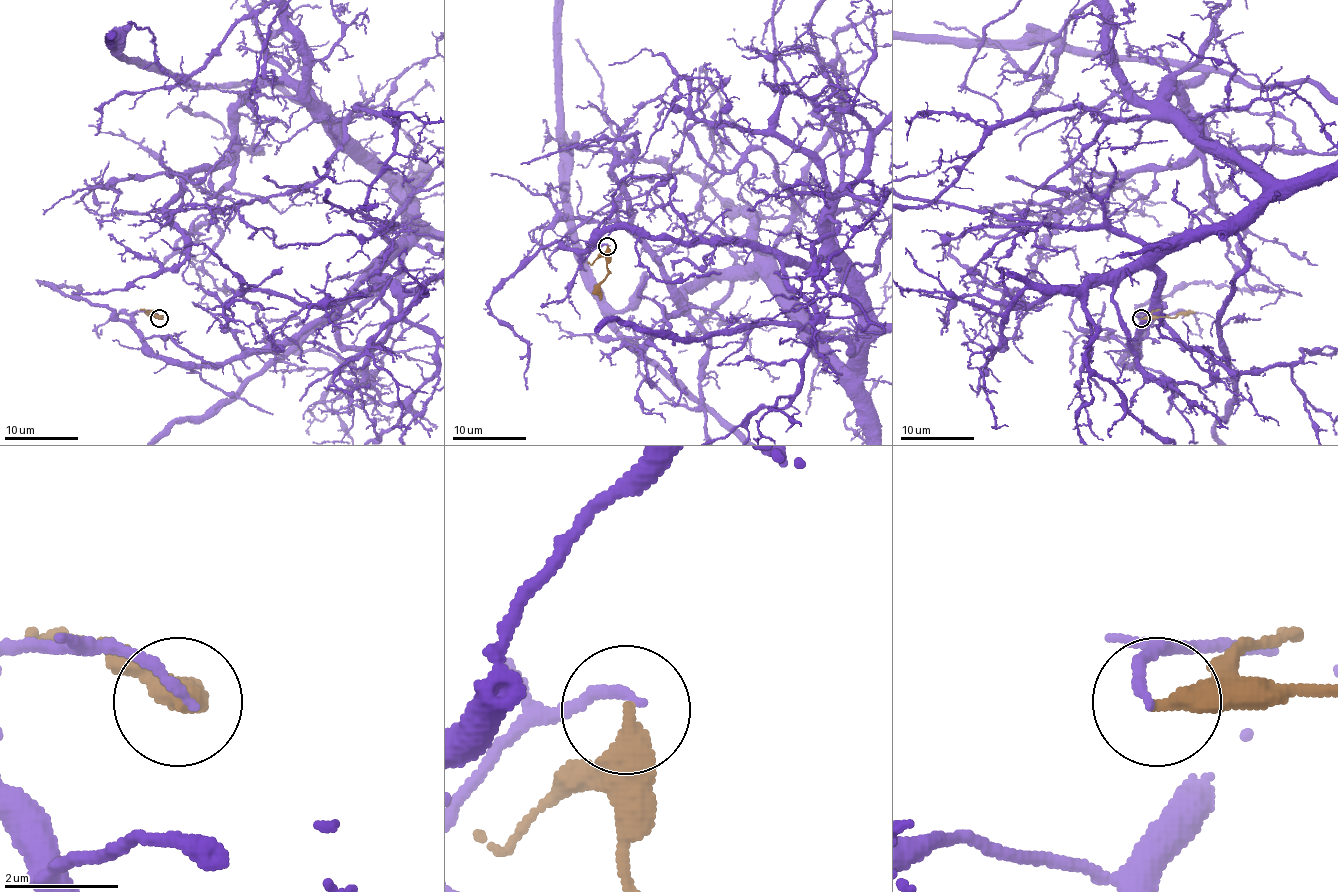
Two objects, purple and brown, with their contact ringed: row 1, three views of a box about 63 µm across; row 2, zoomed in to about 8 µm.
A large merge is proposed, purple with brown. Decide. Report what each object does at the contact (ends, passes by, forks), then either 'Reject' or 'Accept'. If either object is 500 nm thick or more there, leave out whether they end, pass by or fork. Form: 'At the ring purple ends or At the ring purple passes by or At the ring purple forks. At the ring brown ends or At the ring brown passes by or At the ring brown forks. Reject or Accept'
At the ring purple ends. At the ring brown ends. Reject

